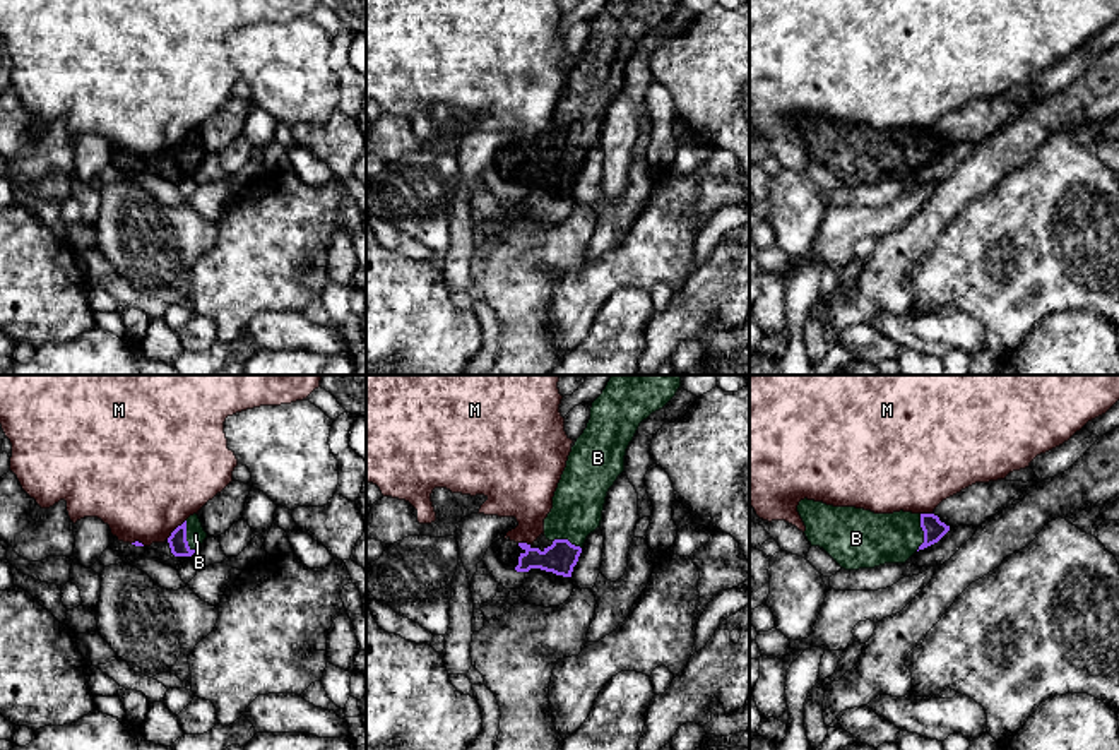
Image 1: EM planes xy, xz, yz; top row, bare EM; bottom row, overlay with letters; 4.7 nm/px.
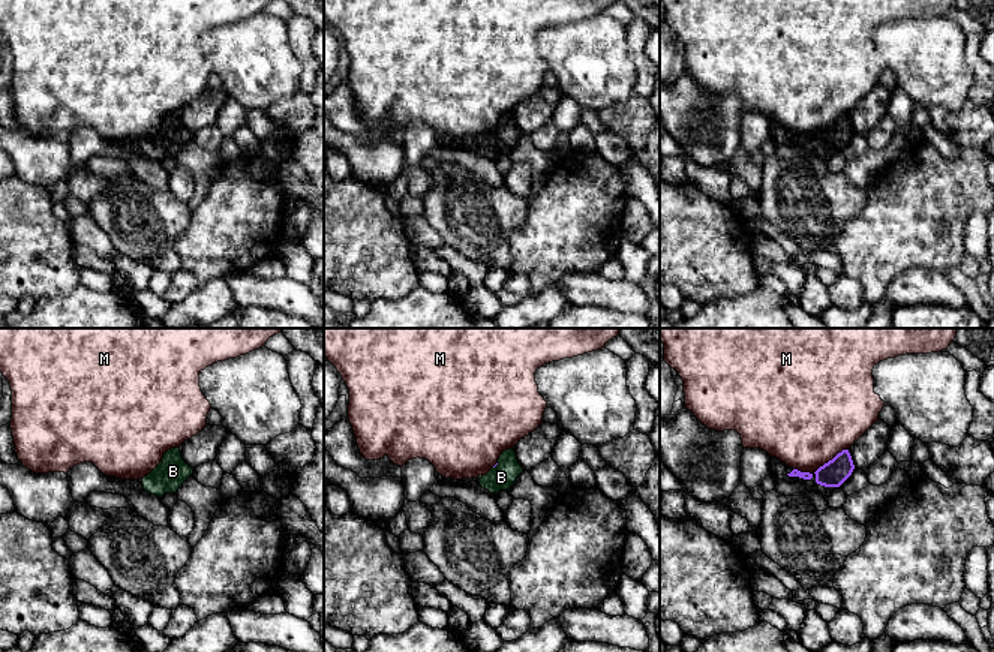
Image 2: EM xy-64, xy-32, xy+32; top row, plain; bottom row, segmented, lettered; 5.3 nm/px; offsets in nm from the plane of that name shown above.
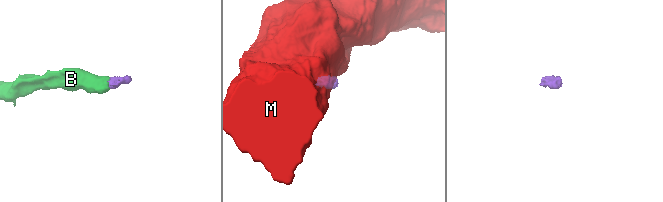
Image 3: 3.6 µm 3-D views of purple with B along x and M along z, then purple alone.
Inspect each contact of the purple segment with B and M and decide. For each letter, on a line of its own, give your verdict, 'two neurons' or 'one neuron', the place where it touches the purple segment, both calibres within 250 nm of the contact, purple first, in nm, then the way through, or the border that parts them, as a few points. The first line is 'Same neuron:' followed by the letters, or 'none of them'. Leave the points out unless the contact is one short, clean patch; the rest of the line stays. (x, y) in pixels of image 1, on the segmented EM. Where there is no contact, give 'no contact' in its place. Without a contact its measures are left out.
Same neuron: B
B: one neuron; contact yz (924, 533); calibres 100 and 240 nm; way yz (935, 529), (924, 533), (873, 540)
M: two neurons; contact xy (175, 529); calibres 90 and 480 nm; border xy (185, 519), (166, 538)

